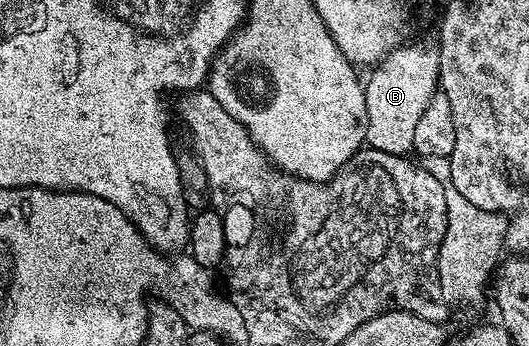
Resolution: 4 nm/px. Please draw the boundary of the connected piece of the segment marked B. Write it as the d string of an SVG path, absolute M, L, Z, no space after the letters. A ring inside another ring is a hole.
M430 40L408 45L395 48L381 63L375 65L364 84L367 147L393 156L407 155L413 151L416 125L439 87L437 43Z

